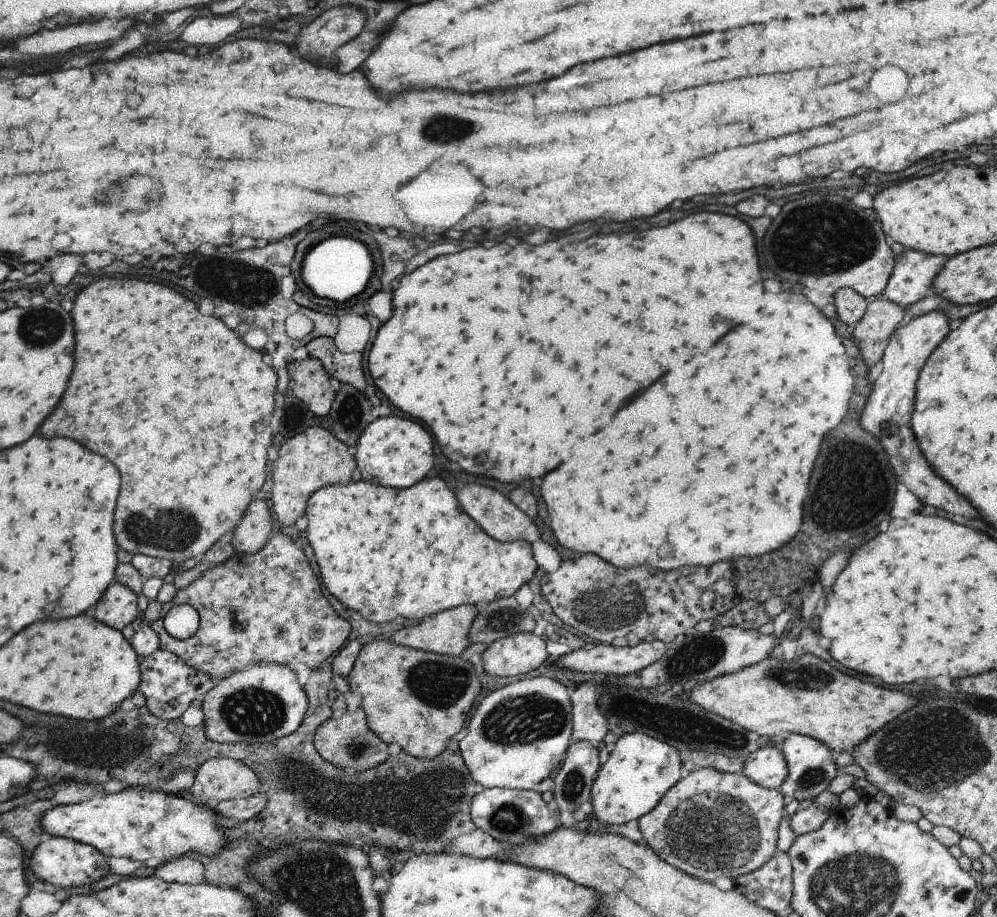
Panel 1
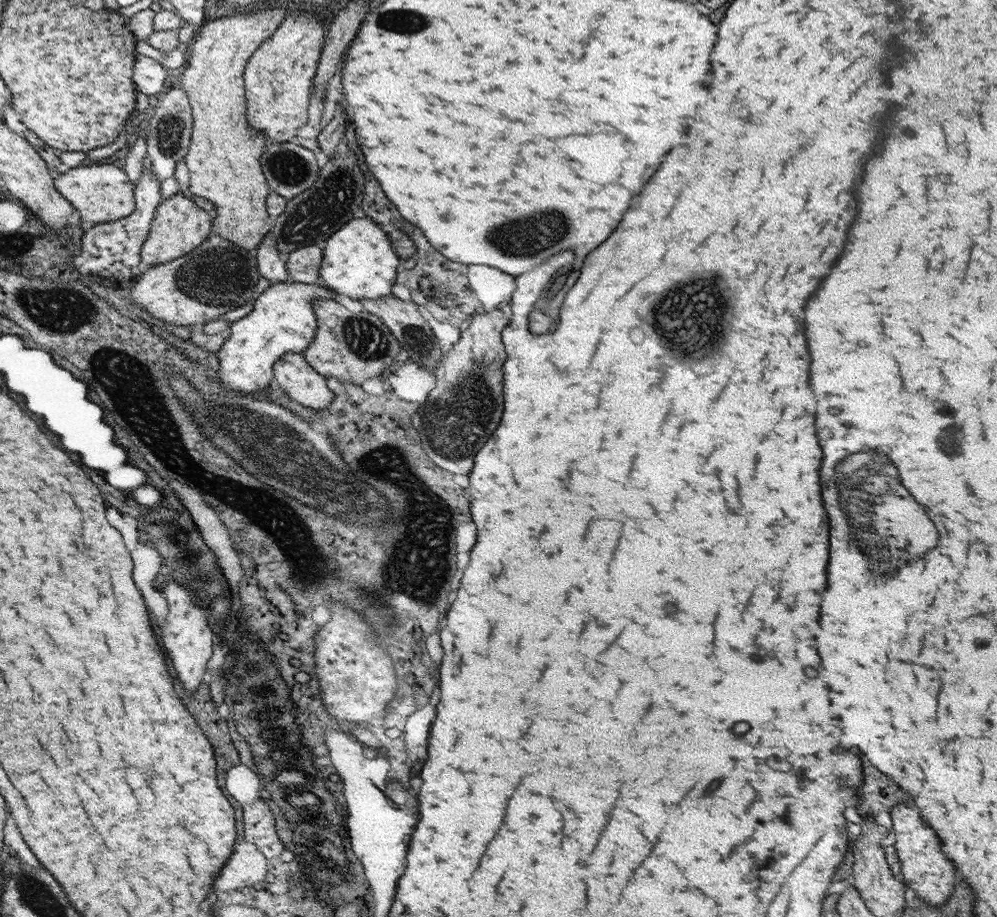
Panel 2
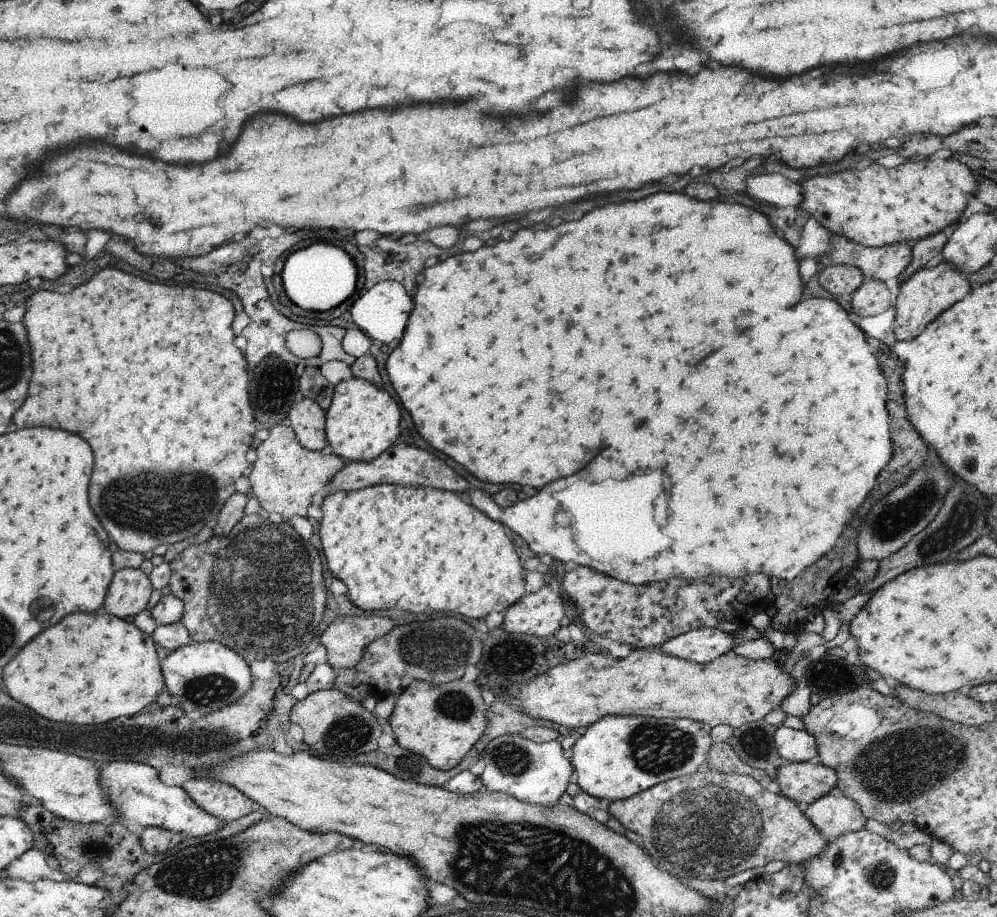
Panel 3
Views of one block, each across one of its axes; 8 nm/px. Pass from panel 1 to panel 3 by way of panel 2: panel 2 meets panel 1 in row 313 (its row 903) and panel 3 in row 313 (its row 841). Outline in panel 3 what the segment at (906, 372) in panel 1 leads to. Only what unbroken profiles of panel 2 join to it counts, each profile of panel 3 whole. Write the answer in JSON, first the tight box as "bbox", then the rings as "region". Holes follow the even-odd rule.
{"bbox":[893,260,969,340],"region":[[[937,260],[933,264],[927,264],[925,268],[917,270],[913,276],[899,282],[899,288],[893,294],[893,306],[895,306],[895,320],[893,320],[893,336],[895,340],[907,340],[915,338],[923,332],[923,328],[935,320],[935,316],[943,310],[947,310],[951,304],[961,300],[967,294],[969,286],[965,276],[953,268],[945,260]]]}

